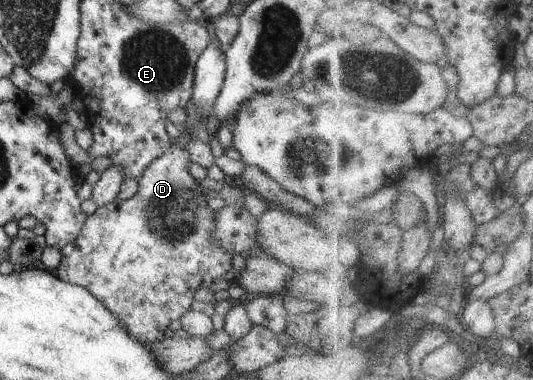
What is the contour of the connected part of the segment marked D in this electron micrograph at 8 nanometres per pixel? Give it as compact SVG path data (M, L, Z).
M180 134L174 135L172 143L174 143L160 158L153 160L151 164L145 168L143 175L138 180L137 193L128 200L113 200L111 203L97 208L91 216L86 216L84 228L81 235L63 249L60 249L61 261L57 267L57 276L64 282L71 282L75 285L85 288L93 297L96 297L120 322L120 326L128 332L131 337L143 344L161 339L165 335L165 330L169 328L169 323L180 319L180 317L190 309L193 303L193 295L197 289L207 287L214 293L217 291L225 291L229 289L231 284L236 283L235 269L233 268L233 254L221 246L218 246L212 238L214 237L216 225L216 211L209 207L210 193L204 191L204 188L198 184L197 180L189 173L189 165L191 160L186 152L186 143L191 140L191 136Z

